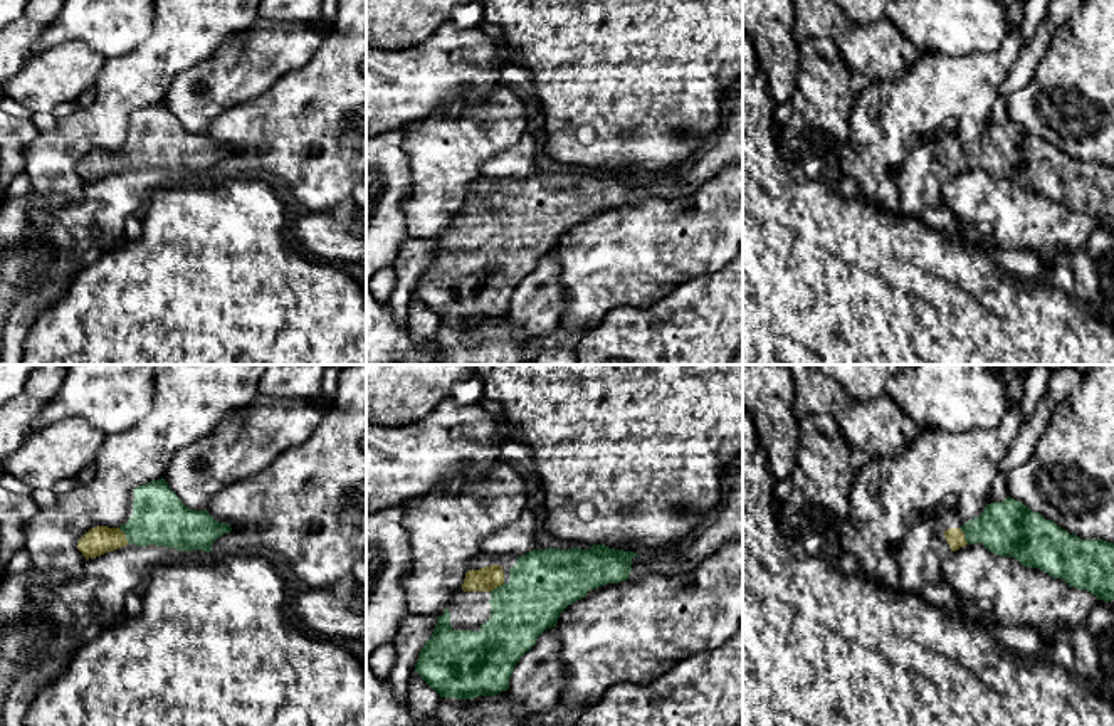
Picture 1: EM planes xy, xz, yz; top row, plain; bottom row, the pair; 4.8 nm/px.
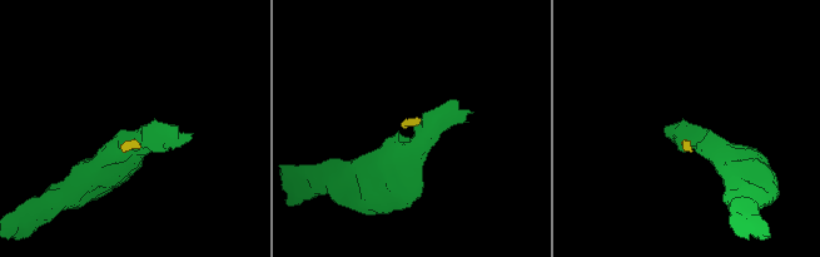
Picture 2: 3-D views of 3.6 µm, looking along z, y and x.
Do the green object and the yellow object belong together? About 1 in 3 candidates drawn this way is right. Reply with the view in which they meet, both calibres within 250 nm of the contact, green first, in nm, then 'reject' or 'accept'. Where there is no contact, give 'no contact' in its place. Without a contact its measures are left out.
meets green in xy; 260 nm thick on the green side, 140 nm on the other; accept

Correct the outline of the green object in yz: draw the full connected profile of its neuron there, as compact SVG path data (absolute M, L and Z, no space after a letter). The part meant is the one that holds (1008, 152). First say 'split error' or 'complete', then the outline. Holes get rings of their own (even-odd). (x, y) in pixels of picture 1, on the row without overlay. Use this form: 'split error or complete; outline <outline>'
split error; outline M1010 119L1001 126L986 128L978 141L961 151L946 153L944 161L953 175L981 166L998 180L1017 182L1023 190L1038 192L1074 212L1087 213L1097 224L1114 224L1114 166L1080 163Z

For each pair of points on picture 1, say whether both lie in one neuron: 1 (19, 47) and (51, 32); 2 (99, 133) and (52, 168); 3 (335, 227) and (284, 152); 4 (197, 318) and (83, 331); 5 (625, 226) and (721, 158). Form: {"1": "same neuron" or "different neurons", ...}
{"1": "different neurons", "2": "same neuron", "3": "different neurons", "4": "same neuron", "5": "different neurons"}

